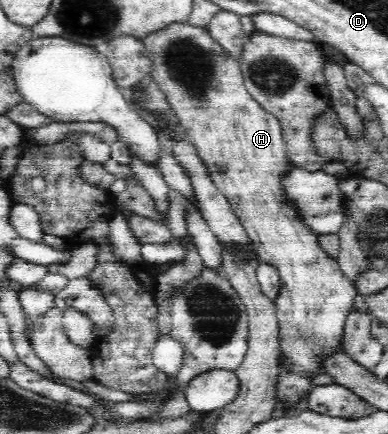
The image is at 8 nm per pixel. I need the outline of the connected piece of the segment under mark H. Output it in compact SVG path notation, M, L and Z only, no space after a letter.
M189 23L174 24L148 34L141 41L147 47L147 55L151 59L150 74L167 95L181 125L187 130L188 140L195 145L215 186L225 195L233 212L239 217L260 256L260 262L278 270L281 288L274 303L279 319L280 348L297 367L295 374L280 372L281 408L303 404L313 385L302 371L320 371L320 366L316 365L320 360L320 348L340 346L345 316L353 307L358 288L347 278L338 261L323 250L318 241L319 234L302 217L302 210L296 200L287 194L286 178L295 166L285 148L281 124L246 89L240 61L229 56L206 29L193 27Z

